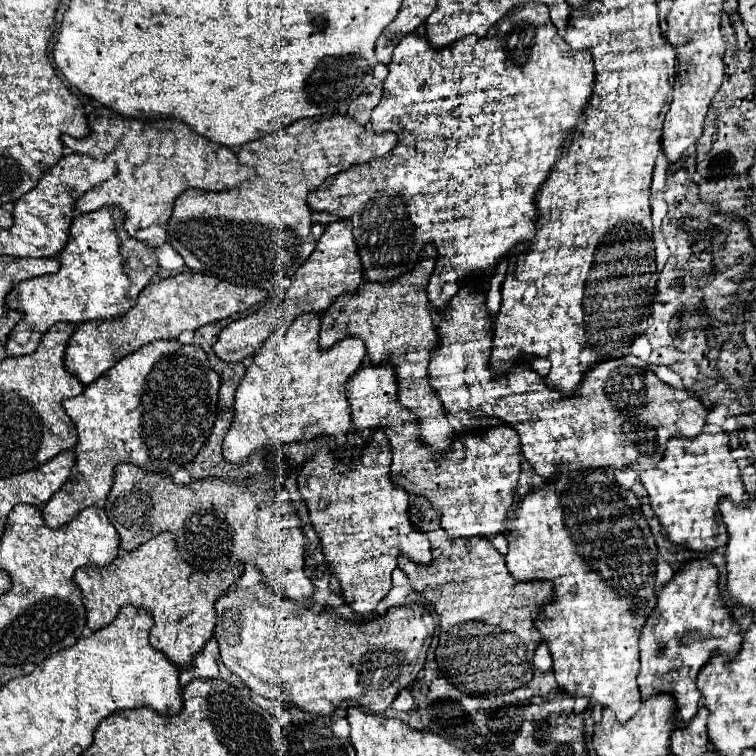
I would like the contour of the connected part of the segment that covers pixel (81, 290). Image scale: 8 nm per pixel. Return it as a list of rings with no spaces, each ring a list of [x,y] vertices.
[[[103,207],[93,213],[81,213],[71,223],[67,247],[61,251],[61,269],[53,275],[21,281],[7,295],[7,307],[21,309],[23,321],[11,331],[7,355],[29,355],[37,349],[43,335],[59,321],[81,323],[95,319],[113,319],[127,313],[137,295],[157,275],[159,265],[155,249],[133,239],[123,227],[125,213],[119,207]]]

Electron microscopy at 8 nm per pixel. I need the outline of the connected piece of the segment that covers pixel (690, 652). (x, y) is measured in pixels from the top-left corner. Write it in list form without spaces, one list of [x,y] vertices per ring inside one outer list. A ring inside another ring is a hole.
[[[693,561],[681,565],[673,579],[663,585],[663,589],[657,593],[657,605],[653,613],[647,617],[643,625],[643,633],[639,637],[639,657],[641,657],[641,671],[637,675],[637,685],[641,689],[643,701],[649,699],[651,695],[657,693],[671,693],[677,701],[677,713],[675,721],[677,723],[689,723],[693,715],[699,709],[699,689],[695,687],[695,679],[703,665],[713,657],[713,655],[725,655],[725,657],[735,657],[741,649],[741,629],[731,617],[731,611],[721,599],[719,593],[719,571],[715,565],[707,561]]]

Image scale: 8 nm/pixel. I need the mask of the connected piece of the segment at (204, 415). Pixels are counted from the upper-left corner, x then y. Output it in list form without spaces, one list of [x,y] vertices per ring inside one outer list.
[[[165,339],[153,341],[137,349],[135,353],[125,355],[95,383],[87,385],[81,395],[63,401],[63,407],[73,419],[79,435],[75,447],[77,461],[71,469],[67,483],[43,507],[47,527],[61,527],[85,507],[105,499],[113,483],[113,469],[119,461],[131,461],[139,467],[159,471],[165,475],[173,475],[185,463],[193,461],[207,437],[211,435],[211,427],[217,413],[217,393],[219,375],[211,369],[205,351],[199,345],[183,345],[177,339]]]

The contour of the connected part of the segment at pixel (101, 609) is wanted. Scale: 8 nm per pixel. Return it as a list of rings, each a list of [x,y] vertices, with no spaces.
[[[161,533],[139,549],[119,555],[107,567],[79,567],[75,571],[75,583],[83,591],[87,625],[93,631],[109,625],[117,617],[121,605],[145,607],[155,619],[151,645],[163,651],[175,665],[187,667],[213,635],[215,601],[237,583],[241,571],[243,565],[237,563],[223,571],[211,571],[211,575],[193,571],[193,567],[183,559],[175,537],[171,533]]]

